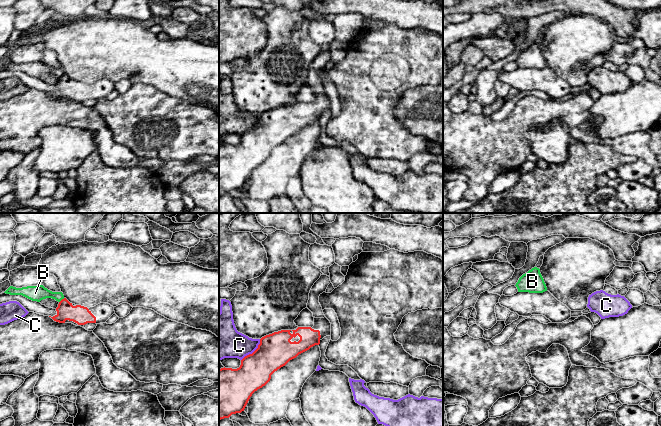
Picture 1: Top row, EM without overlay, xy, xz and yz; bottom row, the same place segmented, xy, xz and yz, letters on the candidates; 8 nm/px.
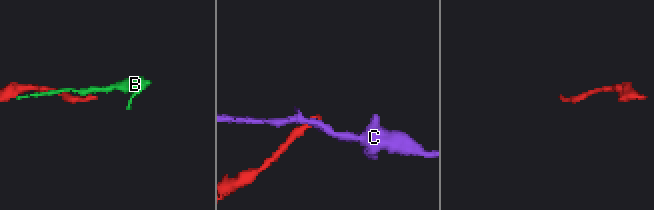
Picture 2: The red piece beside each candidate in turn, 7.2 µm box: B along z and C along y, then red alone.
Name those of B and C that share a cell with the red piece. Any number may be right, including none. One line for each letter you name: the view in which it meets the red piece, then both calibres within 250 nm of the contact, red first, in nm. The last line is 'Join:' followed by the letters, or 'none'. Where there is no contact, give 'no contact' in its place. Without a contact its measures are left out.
Join: none

